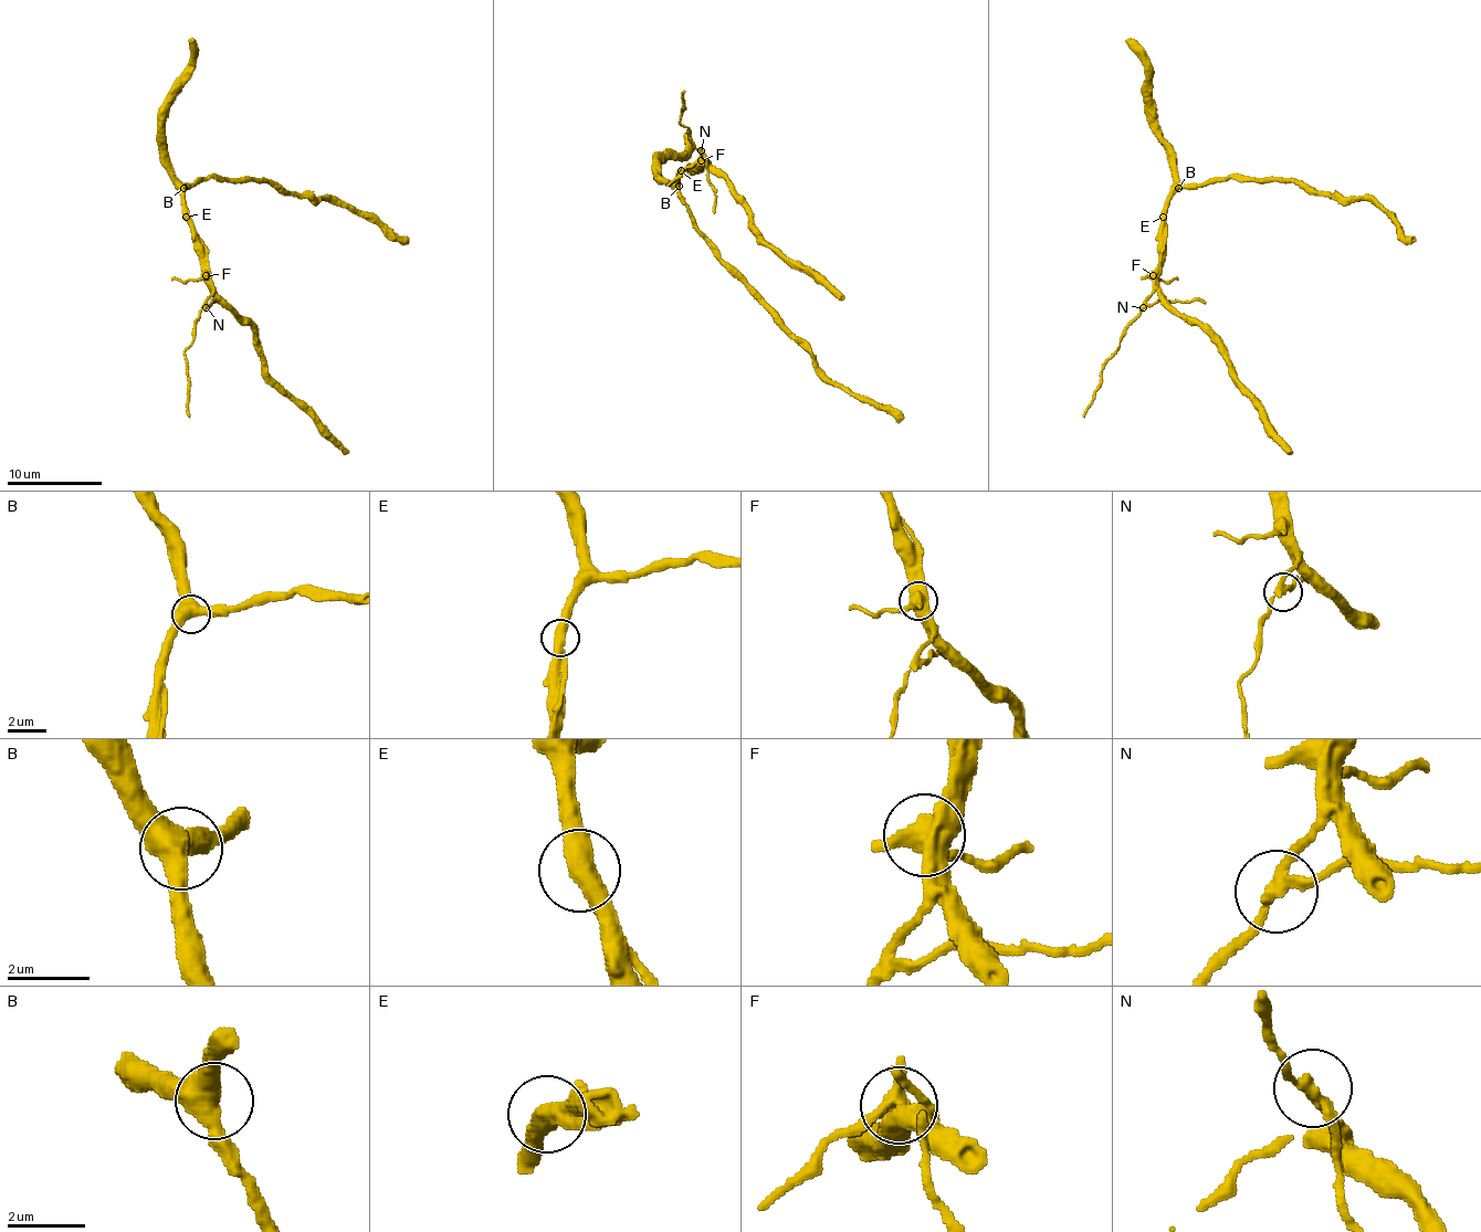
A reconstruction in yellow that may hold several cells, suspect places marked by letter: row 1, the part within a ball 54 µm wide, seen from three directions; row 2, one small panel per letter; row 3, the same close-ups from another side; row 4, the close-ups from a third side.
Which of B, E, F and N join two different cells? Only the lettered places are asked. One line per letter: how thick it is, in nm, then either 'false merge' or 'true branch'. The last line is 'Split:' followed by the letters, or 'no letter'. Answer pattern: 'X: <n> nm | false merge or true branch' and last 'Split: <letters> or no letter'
B: 480 nm | true branch
E: 480 nm | true branch
F: 550 nm | false merge
N: 240 nm | false merge
Split: F, N

